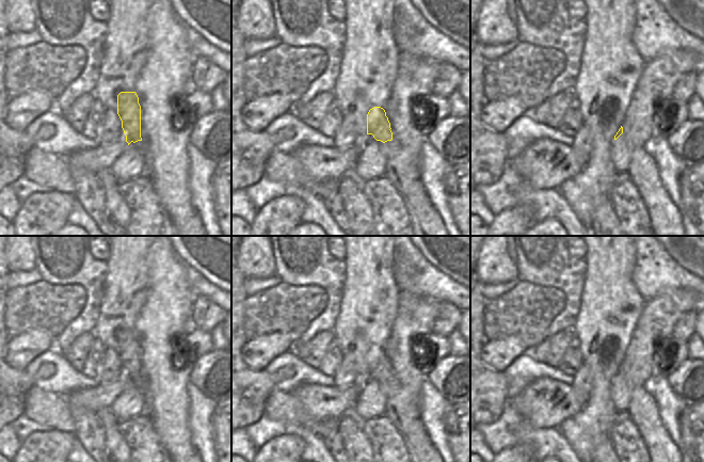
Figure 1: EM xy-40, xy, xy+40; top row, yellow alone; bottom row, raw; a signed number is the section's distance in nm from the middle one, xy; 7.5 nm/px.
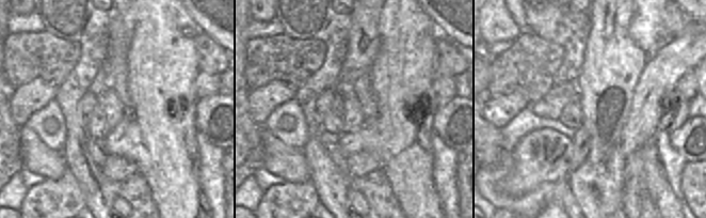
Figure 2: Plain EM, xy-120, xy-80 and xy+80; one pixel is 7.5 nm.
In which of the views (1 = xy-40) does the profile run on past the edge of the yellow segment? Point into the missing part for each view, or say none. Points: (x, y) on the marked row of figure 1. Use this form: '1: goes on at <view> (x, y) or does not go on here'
1: does not go on here

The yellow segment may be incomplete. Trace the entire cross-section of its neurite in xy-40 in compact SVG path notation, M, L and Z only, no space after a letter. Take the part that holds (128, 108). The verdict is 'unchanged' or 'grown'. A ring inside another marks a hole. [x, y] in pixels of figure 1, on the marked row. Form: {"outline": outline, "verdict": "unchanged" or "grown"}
{"outline": "M121 92L117 95L117 114L128 145L142 141L141 138L141 106L135 92Z", "verdict": "unchanged"}

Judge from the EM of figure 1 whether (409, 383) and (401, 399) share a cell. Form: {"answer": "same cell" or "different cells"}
{"answer": "different cells"}

